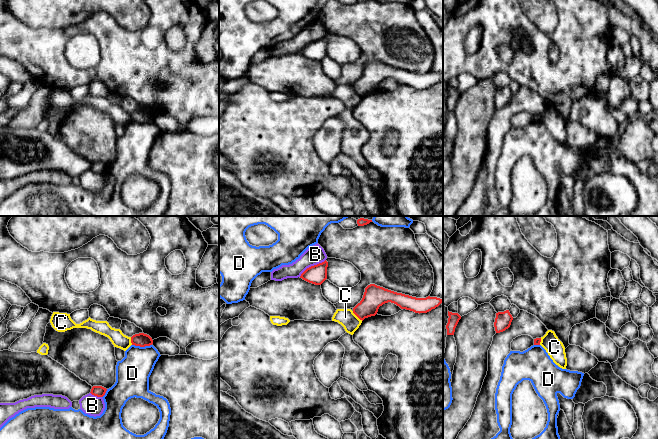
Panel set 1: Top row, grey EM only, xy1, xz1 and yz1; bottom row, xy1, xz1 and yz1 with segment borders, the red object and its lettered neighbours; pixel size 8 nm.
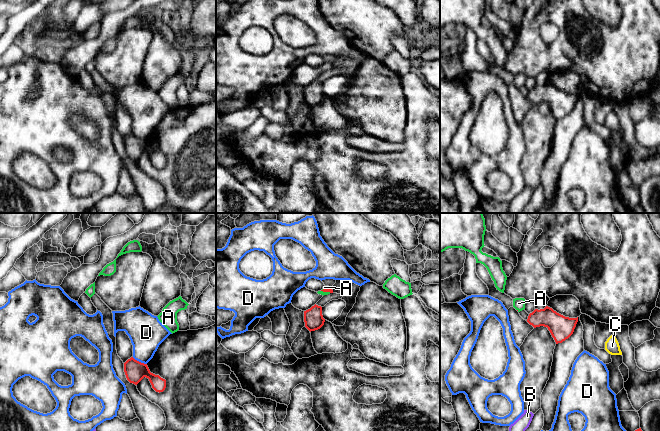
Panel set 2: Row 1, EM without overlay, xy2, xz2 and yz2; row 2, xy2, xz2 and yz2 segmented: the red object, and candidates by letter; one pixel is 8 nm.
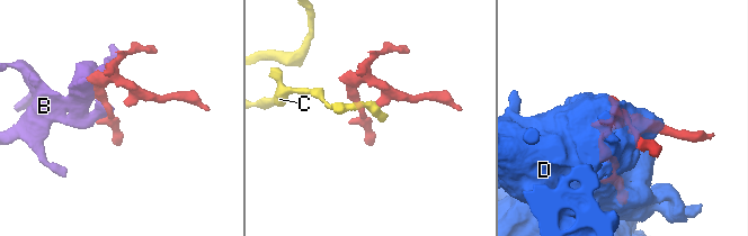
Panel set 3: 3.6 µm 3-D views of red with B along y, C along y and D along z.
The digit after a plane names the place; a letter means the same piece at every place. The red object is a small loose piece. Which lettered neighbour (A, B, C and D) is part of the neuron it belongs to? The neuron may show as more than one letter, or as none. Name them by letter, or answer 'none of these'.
A

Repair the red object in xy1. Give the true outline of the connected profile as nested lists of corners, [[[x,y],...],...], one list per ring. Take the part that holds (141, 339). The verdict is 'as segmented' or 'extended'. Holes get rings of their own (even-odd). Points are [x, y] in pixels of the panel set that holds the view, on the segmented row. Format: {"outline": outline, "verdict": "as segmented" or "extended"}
{"outline": [[[144,333],[135,334],[131,337],[131,343],[135,346],[145,347],[153,344],[152,338]]], "verdict": "as segmented"}

